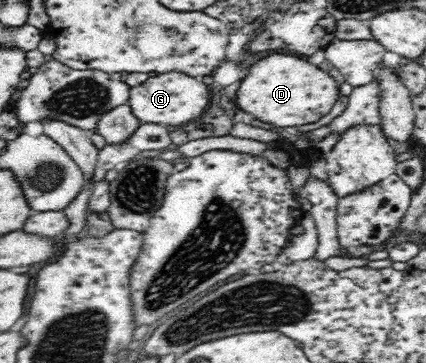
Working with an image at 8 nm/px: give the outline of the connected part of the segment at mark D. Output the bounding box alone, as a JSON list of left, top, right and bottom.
[234,55,340,129]

